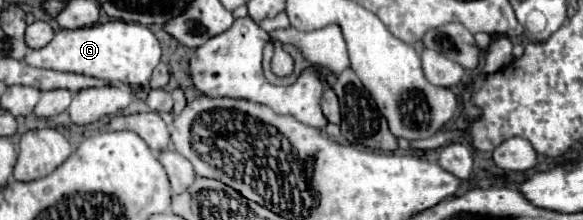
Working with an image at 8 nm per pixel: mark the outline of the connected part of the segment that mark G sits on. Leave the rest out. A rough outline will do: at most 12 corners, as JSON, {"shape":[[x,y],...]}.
{"shape":[[141,23],[59,29],[31,67],[147,85],[161,45]]}

